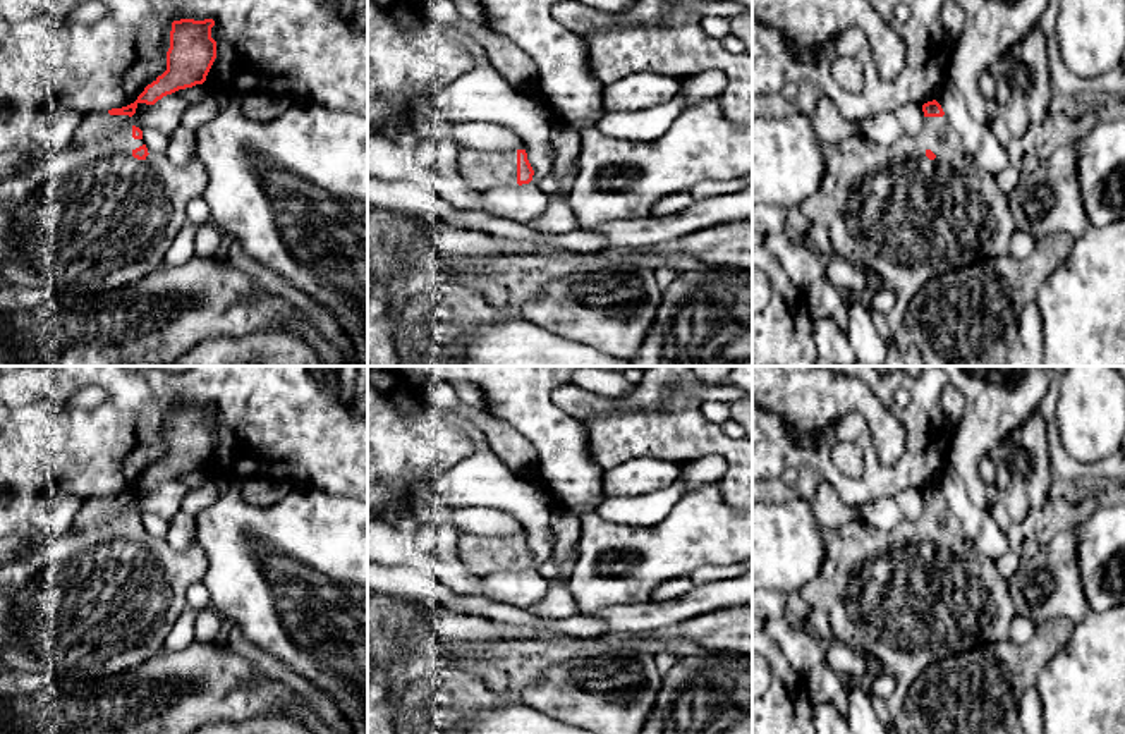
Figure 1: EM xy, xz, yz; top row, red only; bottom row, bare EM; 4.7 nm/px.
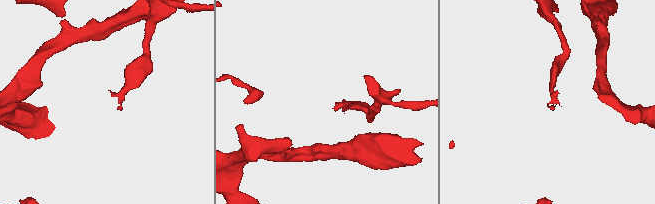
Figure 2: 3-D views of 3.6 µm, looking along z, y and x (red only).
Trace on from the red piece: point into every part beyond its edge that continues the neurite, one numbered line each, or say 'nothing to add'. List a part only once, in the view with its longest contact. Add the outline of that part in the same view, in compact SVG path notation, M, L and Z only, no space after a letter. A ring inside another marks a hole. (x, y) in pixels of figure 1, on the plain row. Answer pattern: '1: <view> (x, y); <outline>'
nothing to add

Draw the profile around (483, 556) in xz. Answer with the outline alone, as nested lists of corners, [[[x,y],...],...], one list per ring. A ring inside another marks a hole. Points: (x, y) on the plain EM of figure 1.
[[[517,535],[460,536],[457,550],[462,564],[474,576],[517,571]]]

